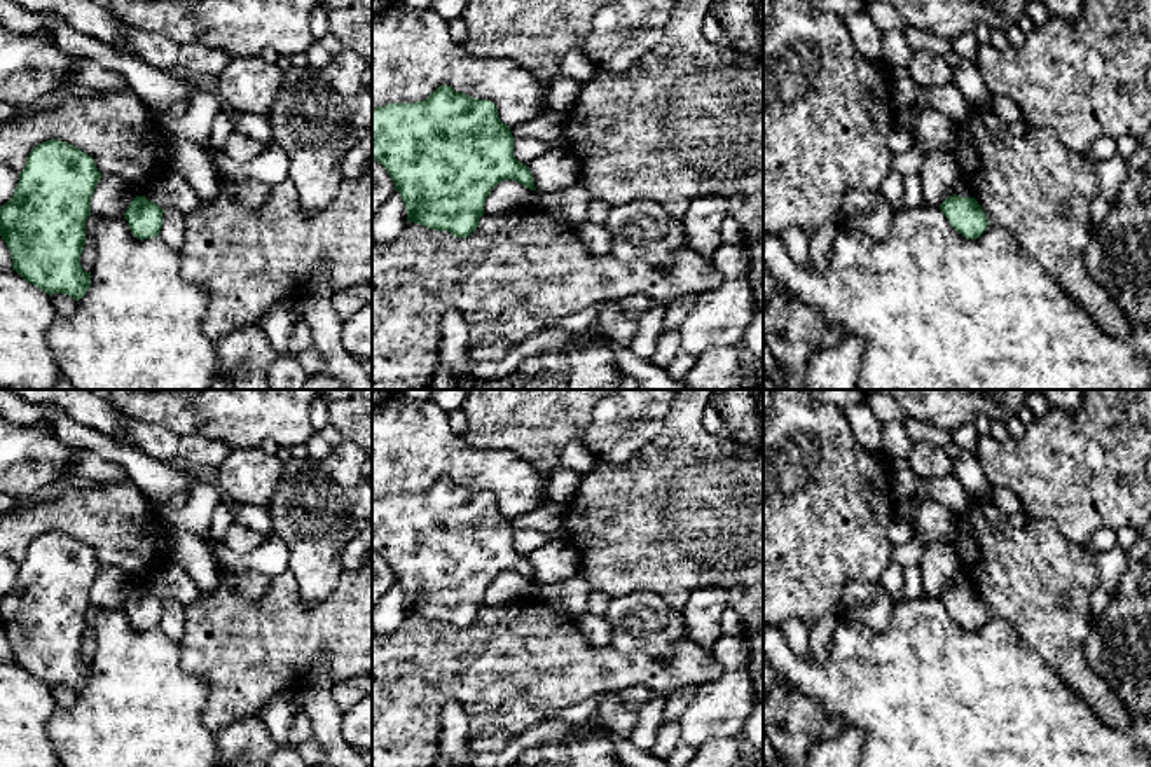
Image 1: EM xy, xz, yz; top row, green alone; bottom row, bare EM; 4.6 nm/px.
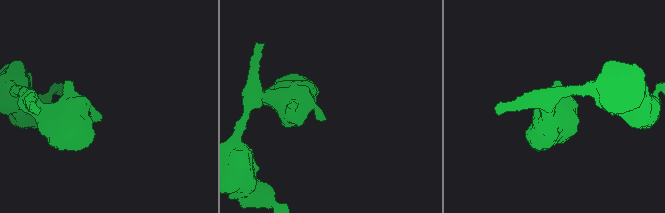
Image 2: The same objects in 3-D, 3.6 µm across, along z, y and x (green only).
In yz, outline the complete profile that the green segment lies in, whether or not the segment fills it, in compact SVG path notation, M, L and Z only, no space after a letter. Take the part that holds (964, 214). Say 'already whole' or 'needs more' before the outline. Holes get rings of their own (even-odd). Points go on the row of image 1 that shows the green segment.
already whole | M954 194L940 204L940 210L950 225L968 239L980 238L989 225L987 215L975 197L959 197Z

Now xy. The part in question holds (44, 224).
already whole | M47 140L30 152L12 197L0 206L0 236L10 252L12 271L49 295L66 294L79 301L91 287L80 255L91 196L101 176L91 155L66 142Z

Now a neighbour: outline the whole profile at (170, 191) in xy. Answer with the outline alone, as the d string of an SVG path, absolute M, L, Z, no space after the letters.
M175 171L159 176L141 196L162 210L175 210L187 217L201 206L201 197L192 185Z

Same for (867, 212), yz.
M849 189L838 206L840 224L873 241L886 238L893 225L894 210L880 190Z

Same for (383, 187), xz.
M372 159L372 217L393 192L395 183L386 168Z

